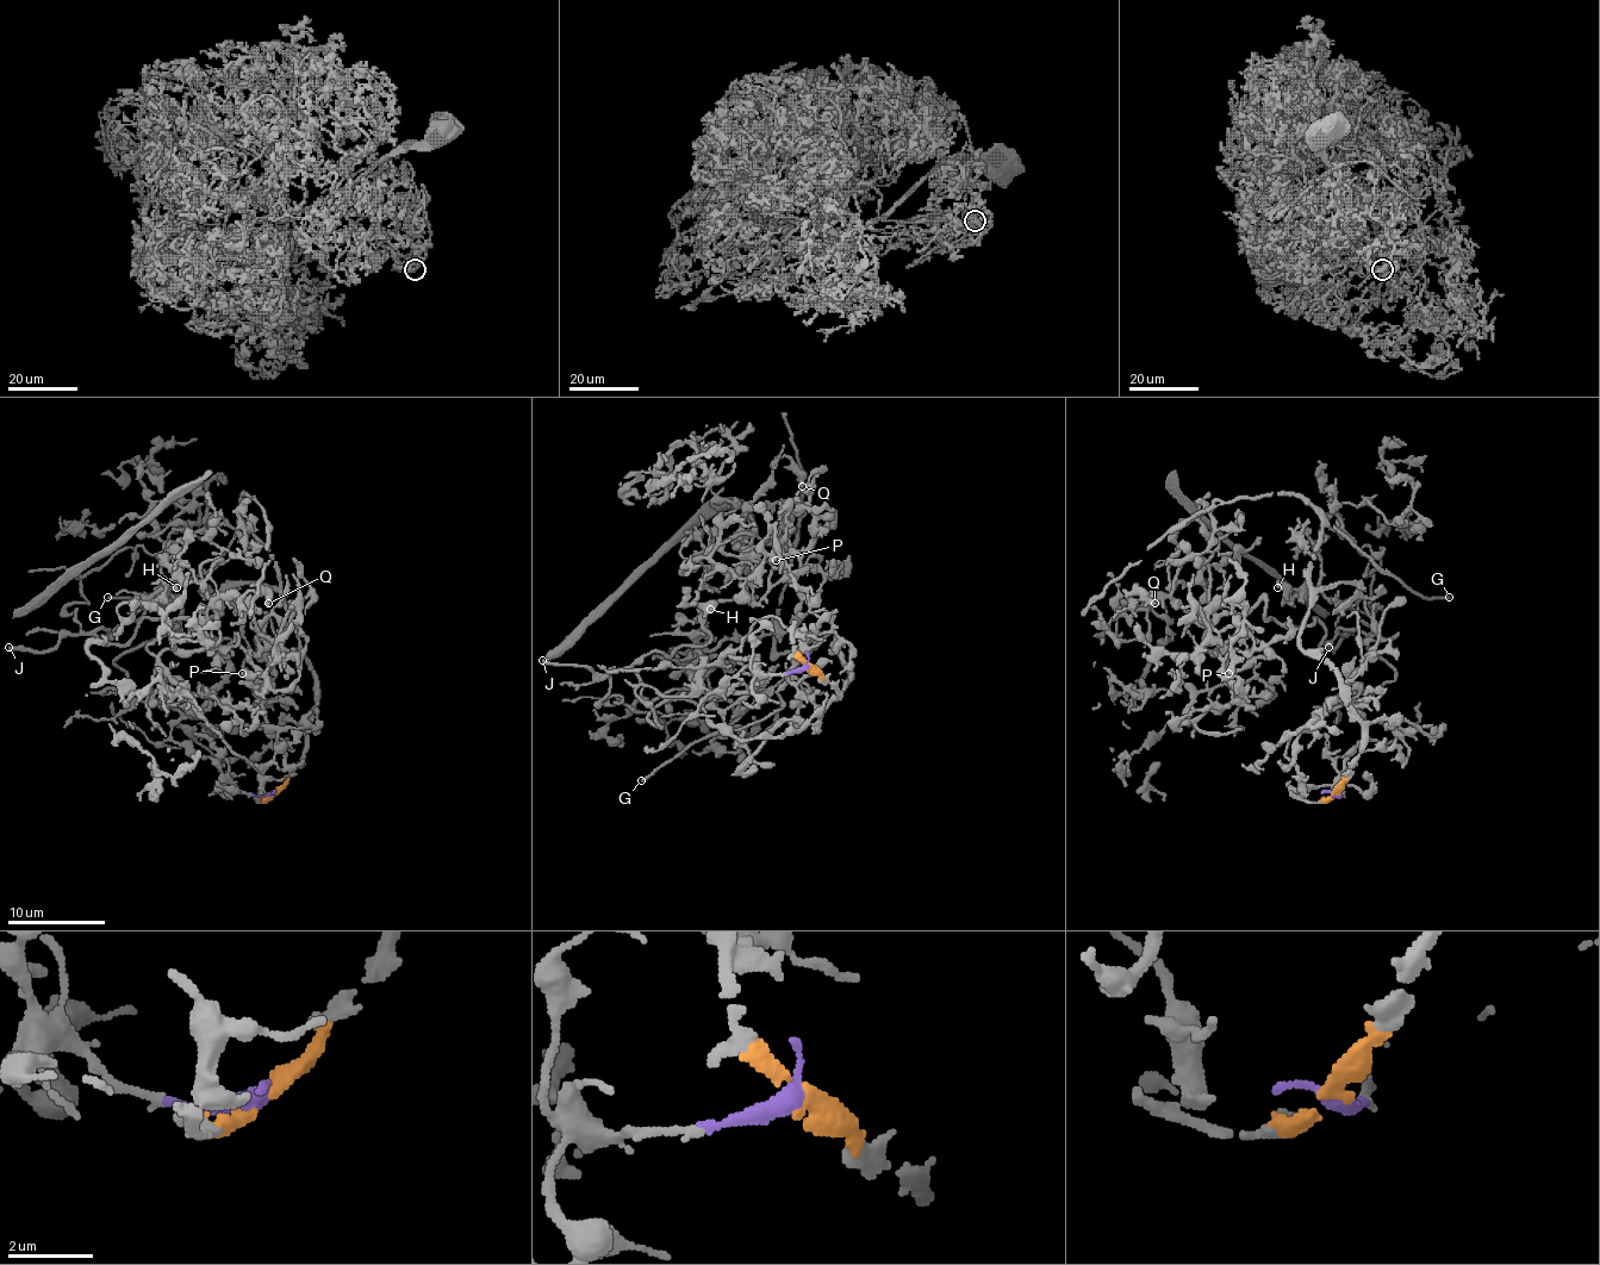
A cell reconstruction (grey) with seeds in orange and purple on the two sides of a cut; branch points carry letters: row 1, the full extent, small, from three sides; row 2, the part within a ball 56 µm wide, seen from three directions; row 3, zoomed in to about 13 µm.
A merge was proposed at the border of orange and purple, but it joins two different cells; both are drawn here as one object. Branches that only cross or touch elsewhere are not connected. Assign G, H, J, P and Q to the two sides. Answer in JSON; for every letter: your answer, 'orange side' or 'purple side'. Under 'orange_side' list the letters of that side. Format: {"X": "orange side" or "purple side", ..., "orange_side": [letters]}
{"G": "orange side", "H": "purple side", "J": "purple side", "P": "purple side", "Q": "purple side", "orange_side": ["G"]}

